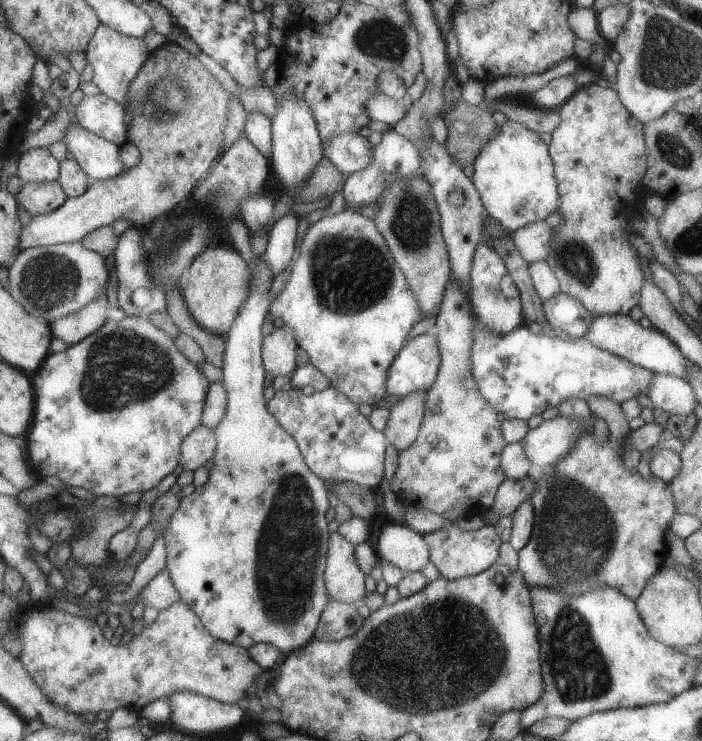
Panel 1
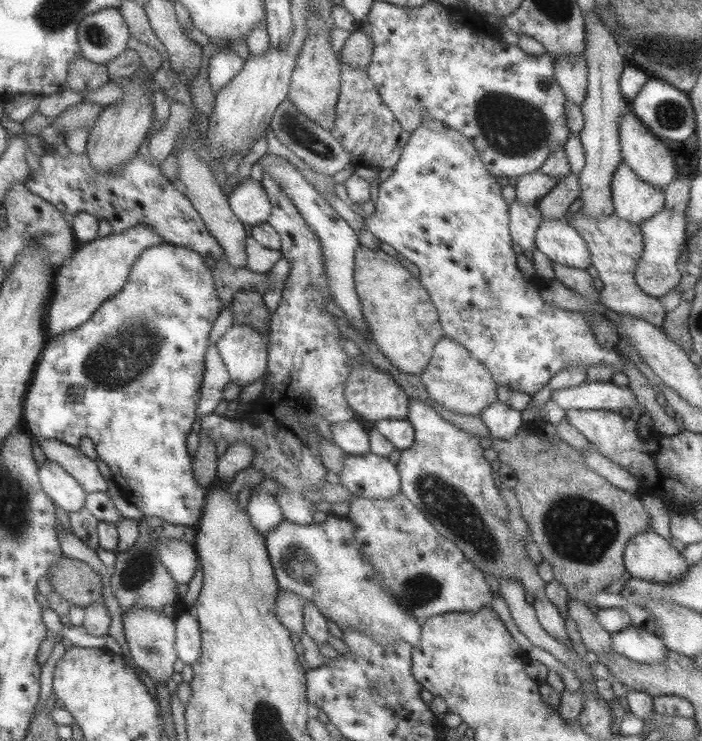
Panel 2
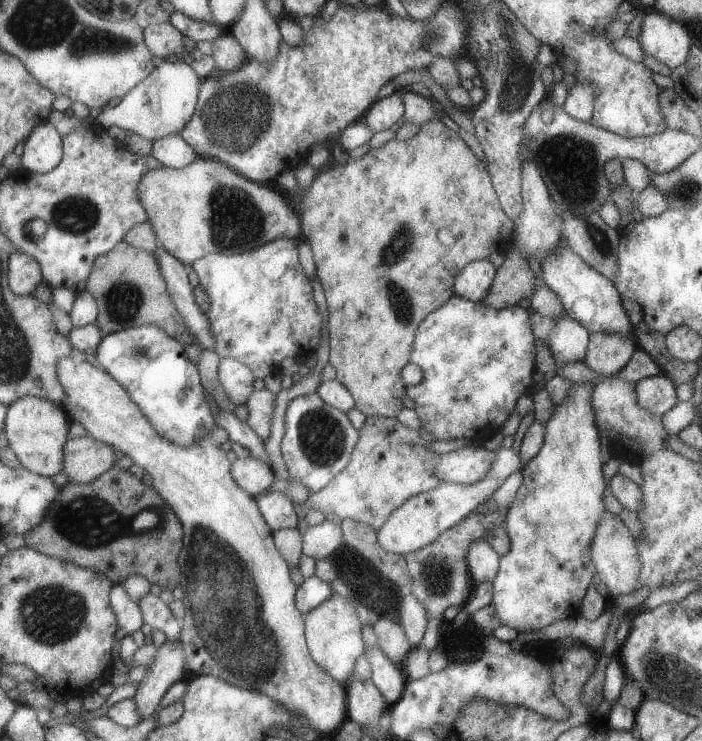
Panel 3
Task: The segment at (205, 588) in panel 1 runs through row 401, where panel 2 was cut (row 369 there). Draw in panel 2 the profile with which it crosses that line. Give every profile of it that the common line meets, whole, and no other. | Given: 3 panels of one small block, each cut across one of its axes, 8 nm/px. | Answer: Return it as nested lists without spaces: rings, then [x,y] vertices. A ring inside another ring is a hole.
[[[247,325],[232,326],[223,338],[215,345],[219,351],[220,357],[226,365],[230,374],[230,380],[240,387],[246,386],[260,380],[264,376],[267,368],[267,345],[264,344],[263,333],[252,329]]]

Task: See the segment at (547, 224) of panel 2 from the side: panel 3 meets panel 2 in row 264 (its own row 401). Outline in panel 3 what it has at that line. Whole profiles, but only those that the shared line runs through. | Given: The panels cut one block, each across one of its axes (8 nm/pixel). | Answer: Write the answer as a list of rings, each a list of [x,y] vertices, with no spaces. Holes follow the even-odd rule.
[[[573,383],[569,396],[562,401],[562,404],[555,405],[552,418],[546,424],[546,434],[544,446],[540,452],[523,468],[523,483],[516,493],[516,498],[512,501],[505,516],[505,529],[511,540],[510,549],[499,558],[499,569],[496,578],[491,582],[493,584],[493,601],[491,602],[496,608],[496,614],[502,620],[502,624],[517,630],[521,638],[528,638],[539,635],[542,630],[552,623],[564,620],[568,617],[577,617],[581,614],[579,608],[582,606],[582,601],[588,588],[593,583],[594,577],[597,574],[596,567],[593,565],[591,557],[591,544],[594,540],[595,530],[598,523],[601,521],[601,516],[604,514],[604,492],[608,487],[608,482],[604,481],[602,475],[602,466],[604,466],[600,454],[600,437],[598,436],[599,428],[595,423],[595,415],[593,404],[590,402],[590,385]]]

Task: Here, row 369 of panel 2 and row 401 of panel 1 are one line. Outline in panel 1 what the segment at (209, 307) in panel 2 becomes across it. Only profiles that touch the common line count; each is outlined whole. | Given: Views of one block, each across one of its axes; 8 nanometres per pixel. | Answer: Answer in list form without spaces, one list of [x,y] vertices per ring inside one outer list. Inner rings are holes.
[[[126,315],[118,321],[107,320],[102,328],[78,344],[68,347],[63,352],[50,353],[44,360],[36,380],[40,390],[35,392],[34,418],[25,437],[28,442],[29,460],[38,472],[38,476],[41,479],[50,476],[59,477],[68,490],[72,487],[84,488],[84,490],[90,490],[96,497],[115,498],[136,492],[144,494],[155,488],[163,478],[176,471],[180,465],[182,441],[192,430],[202,425],[204,402],[211,384],[202,374],[201,369],[176,348],[174,339],[168,333],[154,326],[150,319],[145,320],[143,317],[132,315]]]

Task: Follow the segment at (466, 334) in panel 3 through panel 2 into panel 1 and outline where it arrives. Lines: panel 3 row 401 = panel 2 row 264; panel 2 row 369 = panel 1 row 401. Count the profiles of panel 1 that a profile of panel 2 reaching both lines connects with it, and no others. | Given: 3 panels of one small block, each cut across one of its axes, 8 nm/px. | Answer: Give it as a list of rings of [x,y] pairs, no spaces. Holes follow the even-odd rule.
[[[476,317],[470,360],[480,396],[492,404],[497,414],[502,412],[508,419],[526,421],[570,398],[587,401],[592,396],[606,396],[620,404],[626,399],[648,394],[654,376],[650,370],[602,350],[584,337],[570,341],[552,338],[543,331],[535,334],[528,328],[528,323],[500,336],[480,326]]]

